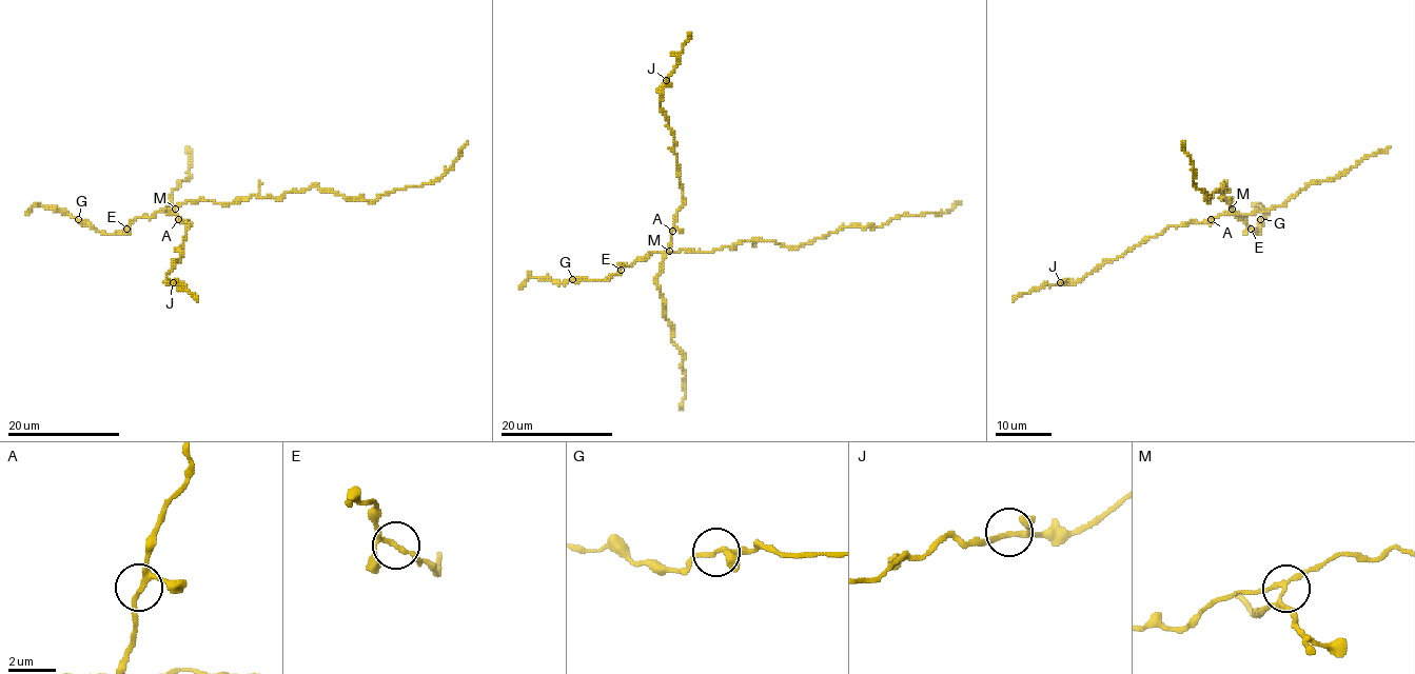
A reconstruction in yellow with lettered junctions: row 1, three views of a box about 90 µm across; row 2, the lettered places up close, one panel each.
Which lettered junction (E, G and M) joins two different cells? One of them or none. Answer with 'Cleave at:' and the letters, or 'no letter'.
Cleave at: M

